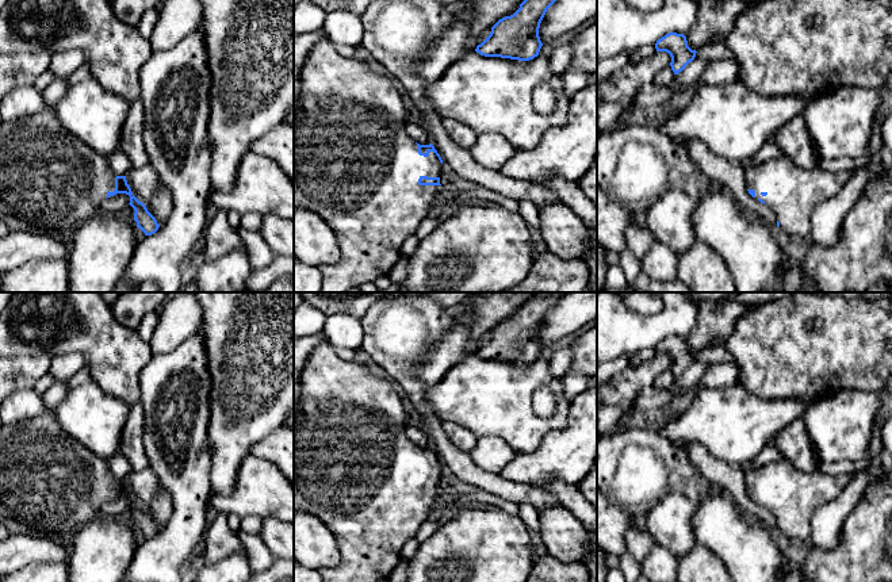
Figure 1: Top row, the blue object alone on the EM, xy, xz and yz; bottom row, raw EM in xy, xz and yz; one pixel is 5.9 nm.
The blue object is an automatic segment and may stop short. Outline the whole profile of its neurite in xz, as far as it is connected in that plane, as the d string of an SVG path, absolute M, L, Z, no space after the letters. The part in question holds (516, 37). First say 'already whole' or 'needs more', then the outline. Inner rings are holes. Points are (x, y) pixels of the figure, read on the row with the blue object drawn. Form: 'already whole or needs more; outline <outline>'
already whole; outline M524 0L510 16L499 19L490 35L475 51L485 57L529 61L539 55L543 46L539 28L547 9L556 0Z

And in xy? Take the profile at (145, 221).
needs more; outline M54 111L0 122L0 214L27 222L34 230L66 233L93 217L100 203L116 194L130 196L134 208L133 225L145 236L154 234L160 225L131 192L126 176L116 176L106 156L66 131Z

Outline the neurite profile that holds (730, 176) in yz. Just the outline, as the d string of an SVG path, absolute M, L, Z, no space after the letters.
M682 142L688 156L720 188L728 191L744 208L755 212L765 223L777 230L774 211L753 198L746 187L744 172L739 164L713 156L704 142Z

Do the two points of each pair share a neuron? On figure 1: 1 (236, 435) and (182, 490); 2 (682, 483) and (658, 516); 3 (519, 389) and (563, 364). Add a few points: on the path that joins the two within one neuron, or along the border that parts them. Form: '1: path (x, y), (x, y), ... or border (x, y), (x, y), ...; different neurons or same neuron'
1: border (207, 428), (210, 490); different neurons
2: border (677, 490), (697, 502); different neurons
3: border (548, 362), (551, 374), (561, 379); different neurons

